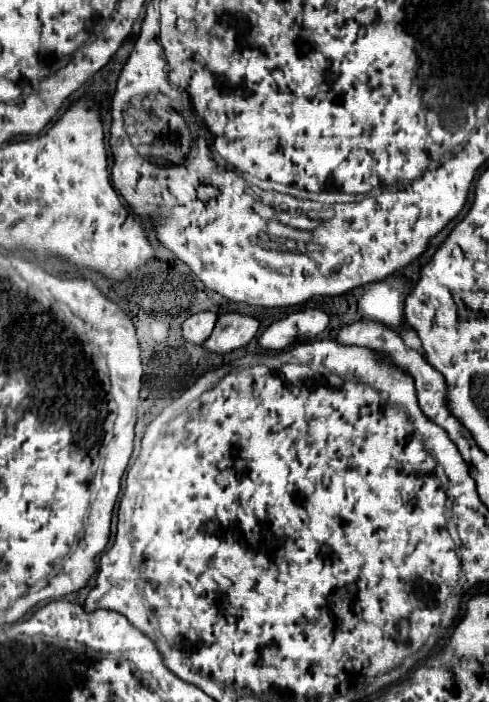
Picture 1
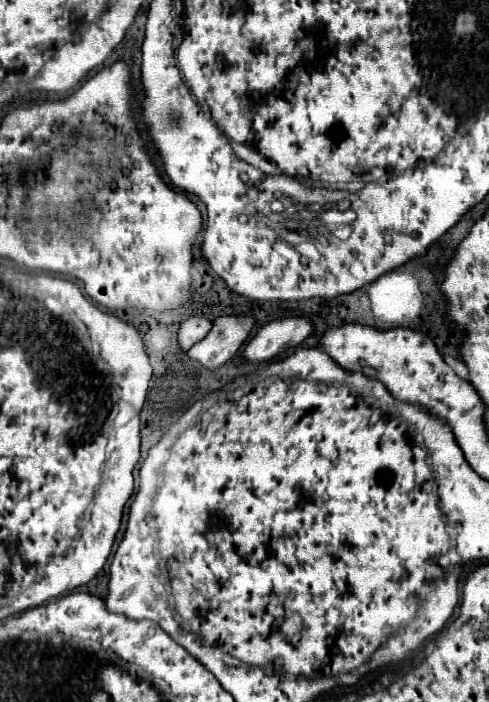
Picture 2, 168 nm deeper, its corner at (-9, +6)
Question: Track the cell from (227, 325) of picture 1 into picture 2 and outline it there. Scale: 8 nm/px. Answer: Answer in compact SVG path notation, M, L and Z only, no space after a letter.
M221 316L213 322L209 334L187 352L187 356L213 372L237 354L237 350L249 336L251 328L253 328L253 318Z

